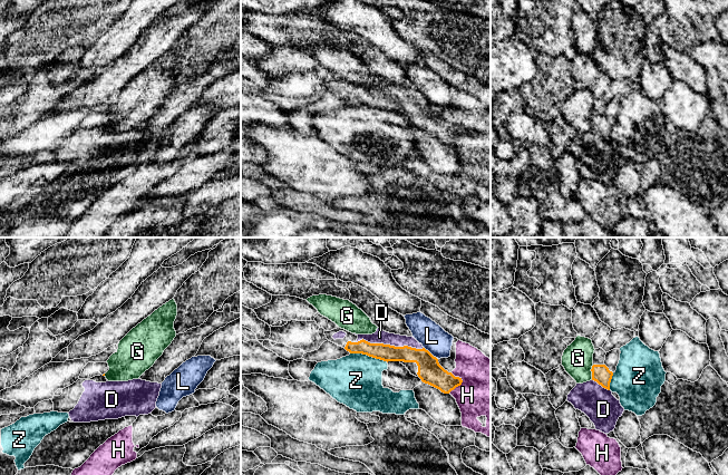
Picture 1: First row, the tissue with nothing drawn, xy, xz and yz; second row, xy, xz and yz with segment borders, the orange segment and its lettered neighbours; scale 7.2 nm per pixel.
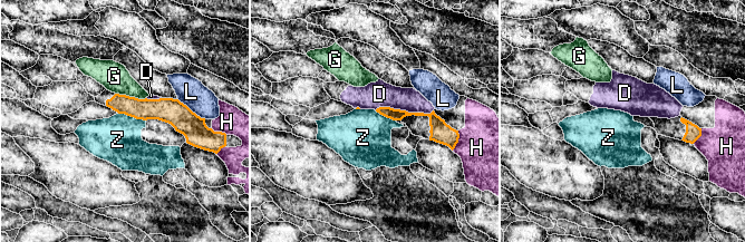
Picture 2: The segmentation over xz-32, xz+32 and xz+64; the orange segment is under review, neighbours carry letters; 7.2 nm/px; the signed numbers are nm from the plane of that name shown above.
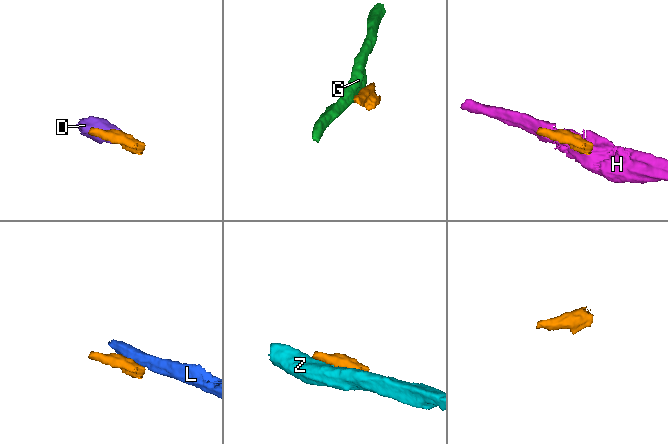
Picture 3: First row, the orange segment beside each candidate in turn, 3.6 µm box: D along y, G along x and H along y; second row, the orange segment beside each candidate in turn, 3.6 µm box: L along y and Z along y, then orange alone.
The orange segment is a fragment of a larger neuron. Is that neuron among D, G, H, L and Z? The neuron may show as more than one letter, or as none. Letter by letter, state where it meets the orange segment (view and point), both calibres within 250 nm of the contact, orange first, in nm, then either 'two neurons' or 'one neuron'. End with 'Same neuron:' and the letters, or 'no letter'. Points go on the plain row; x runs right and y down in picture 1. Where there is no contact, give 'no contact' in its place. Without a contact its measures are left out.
D: contact xz (389, 95); calibres 120 and 100 nm; one neuron
G: contact yz (592, 123); calibres 130 and 220 nm; two neurons
H: contact xz (460, 134); calibres 170 and 400 nm; two neurons
L: contact xz (429, 103); calibres 170 and 190 nm; two neurons
Z: contact xz (369, 106); calibres 120 and 380 nm; two neurons
Same neuron: D

